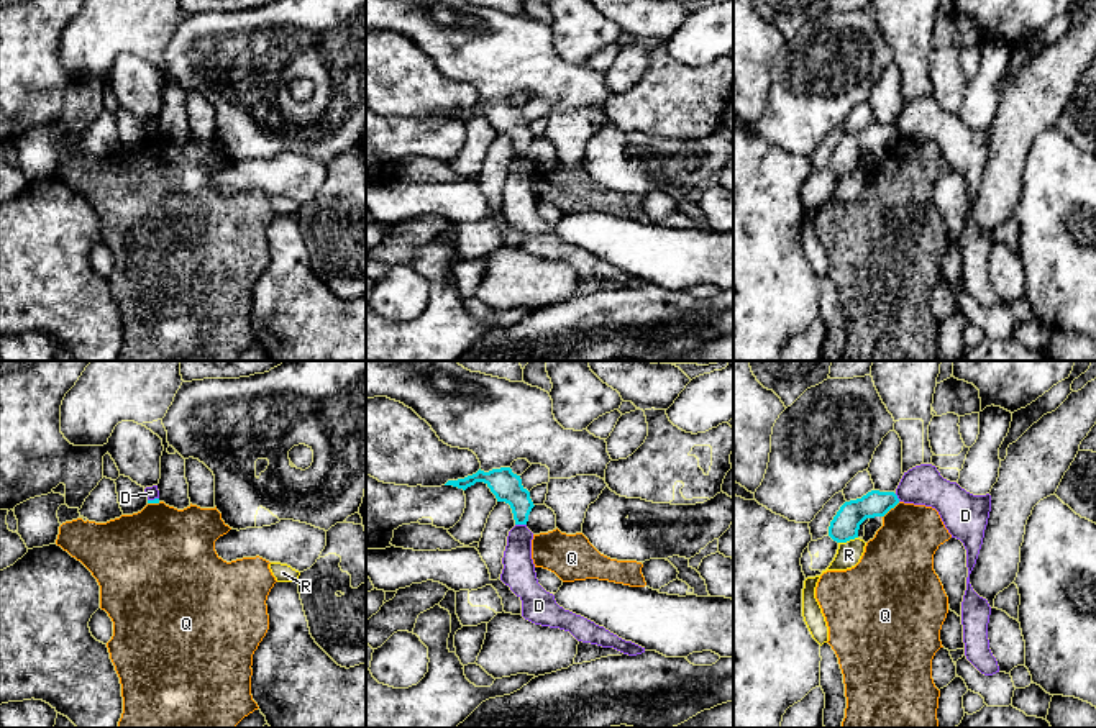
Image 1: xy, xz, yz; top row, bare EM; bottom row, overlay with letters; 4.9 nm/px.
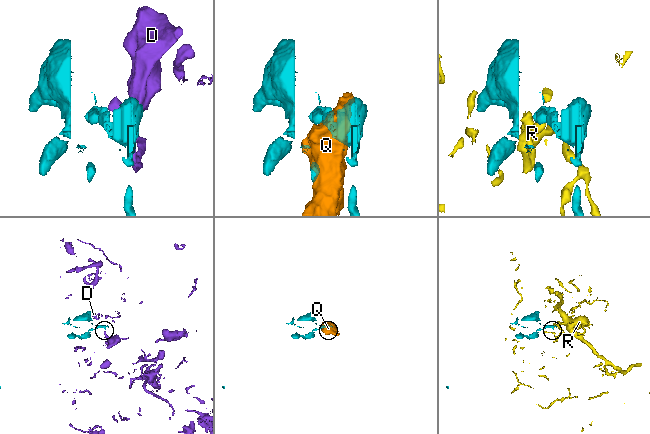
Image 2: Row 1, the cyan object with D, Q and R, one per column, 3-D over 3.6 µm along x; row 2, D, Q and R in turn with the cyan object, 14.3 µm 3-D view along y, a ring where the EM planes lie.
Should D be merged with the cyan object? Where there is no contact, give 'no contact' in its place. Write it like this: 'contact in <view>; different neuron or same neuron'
contact in xz; different neuron

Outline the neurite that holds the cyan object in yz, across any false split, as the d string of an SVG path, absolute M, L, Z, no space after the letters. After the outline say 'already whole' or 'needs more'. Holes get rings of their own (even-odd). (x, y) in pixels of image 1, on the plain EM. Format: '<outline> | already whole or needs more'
M871 123L861 131L845 134L829 159L829 169L837 175L858 171L860 157L866 151L884 149L899 136L894 125Z | already whole

